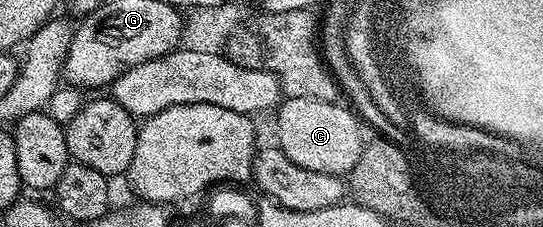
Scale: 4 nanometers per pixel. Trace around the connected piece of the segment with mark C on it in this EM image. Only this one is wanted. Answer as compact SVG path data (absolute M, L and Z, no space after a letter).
M306 97L285 98L275 115L275 142L282 153L302 169L347 176L366 144L365 137L360 136L360 123L355 113L347 111L340 103L306 101Z

